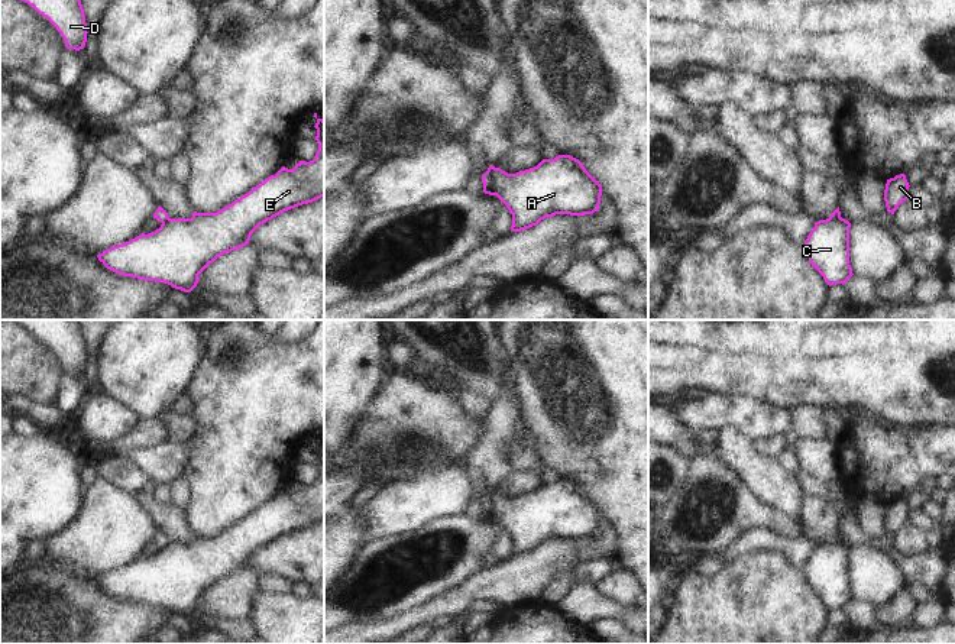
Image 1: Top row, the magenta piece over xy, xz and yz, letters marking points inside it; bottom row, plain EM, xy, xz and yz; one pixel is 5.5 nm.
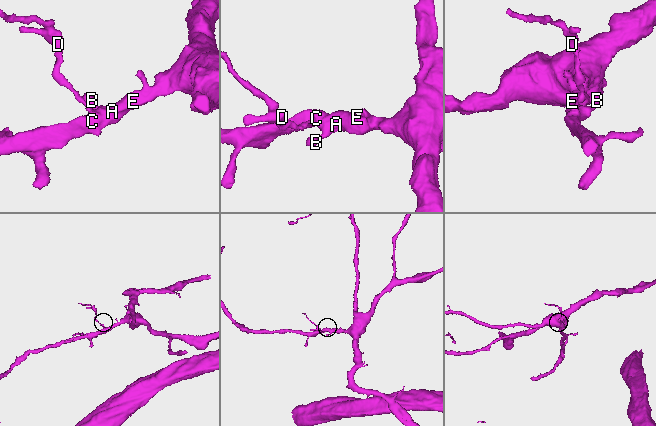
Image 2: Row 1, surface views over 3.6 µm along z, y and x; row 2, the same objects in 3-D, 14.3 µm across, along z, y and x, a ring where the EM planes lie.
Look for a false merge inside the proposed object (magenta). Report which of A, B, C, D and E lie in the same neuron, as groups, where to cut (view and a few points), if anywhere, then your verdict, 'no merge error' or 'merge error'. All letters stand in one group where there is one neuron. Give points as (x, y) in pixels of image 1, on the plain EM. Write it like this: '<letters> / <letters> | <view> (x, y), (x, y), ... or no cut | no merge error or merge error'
A B C E / D | xz (488, 494), (491, 498), (489, 517) | merge error

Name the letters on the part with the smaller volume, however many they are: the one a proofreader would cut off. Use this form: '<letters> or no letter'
D

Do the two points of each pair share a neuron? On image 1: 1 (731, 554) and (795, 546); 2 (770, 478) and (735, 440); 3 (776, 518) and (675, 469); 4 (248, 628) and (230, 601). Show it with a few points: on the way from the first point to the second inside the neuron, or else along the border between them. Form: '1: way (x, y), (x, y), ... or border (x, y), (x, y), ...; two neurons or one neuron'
1: way (747, 543), (779, 544); one neuron
2: way (761, 469), (741, 449); one neuron
3: border (690, 460), (685, 479), (666, 504); two neurons
4: border (209, 615), (252, 620); two neurons

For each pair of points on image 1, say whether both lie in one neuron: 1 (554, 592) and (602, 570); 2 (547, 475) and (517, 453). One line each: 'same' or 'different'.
1: same
2: same

